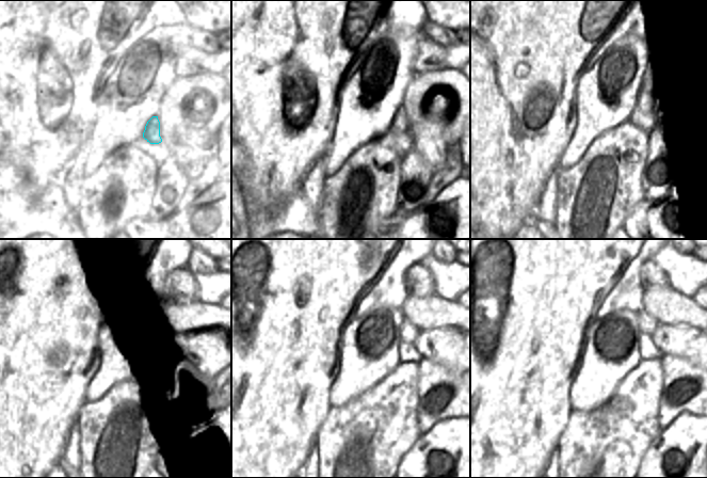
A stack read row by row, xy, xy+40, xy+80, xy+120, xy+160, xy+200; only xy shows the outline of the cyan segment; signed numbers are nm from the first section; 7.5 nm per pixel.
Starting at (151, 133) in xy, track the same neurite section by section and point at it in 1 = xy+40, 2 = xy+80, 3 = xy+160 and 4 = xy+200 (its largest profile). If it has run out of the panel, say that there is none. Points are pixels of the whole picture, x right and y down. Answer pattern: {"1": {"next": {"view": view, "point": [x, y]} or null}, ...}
{"1": {"next": {"view": "xy+40", "point": [400, 123]}}, "2": {"next": {"view": "xy+80", "point": [640, 117]}}, "3": {"next": {"view": "xy+160", "point": [407, 352]}}, "4": {"next": {"view": "xy+200", "point": [646, 325]}}}

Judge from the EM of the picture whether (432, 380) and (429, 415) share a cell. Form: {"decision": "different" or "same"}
{"decision": "same"}

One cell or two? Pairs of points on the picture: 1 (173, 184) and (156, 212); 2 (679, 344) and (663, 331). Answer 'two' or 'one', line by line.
1: one
2: one

